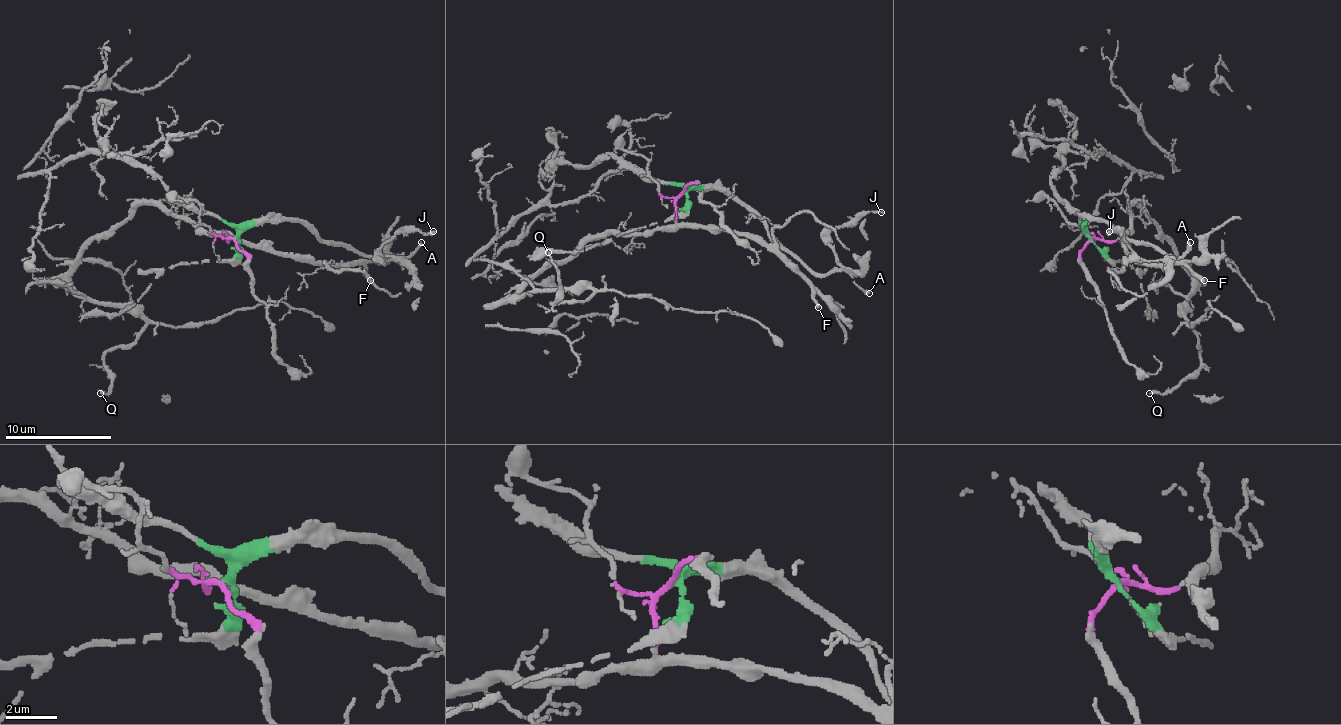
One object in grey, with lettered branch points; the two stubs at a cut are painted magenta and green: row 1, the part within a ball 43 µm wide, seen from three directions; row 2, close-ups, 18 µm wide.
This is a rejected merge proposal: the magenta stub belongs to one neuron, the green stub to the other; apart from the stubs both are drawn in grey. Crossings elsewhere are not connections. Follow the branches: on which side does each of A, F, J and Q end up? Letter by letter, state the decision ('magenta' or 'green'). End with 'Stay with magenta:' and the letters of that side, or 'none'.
A: green
F: magenta
J: green
Q: magenta
Stay with magenta: F, Q

